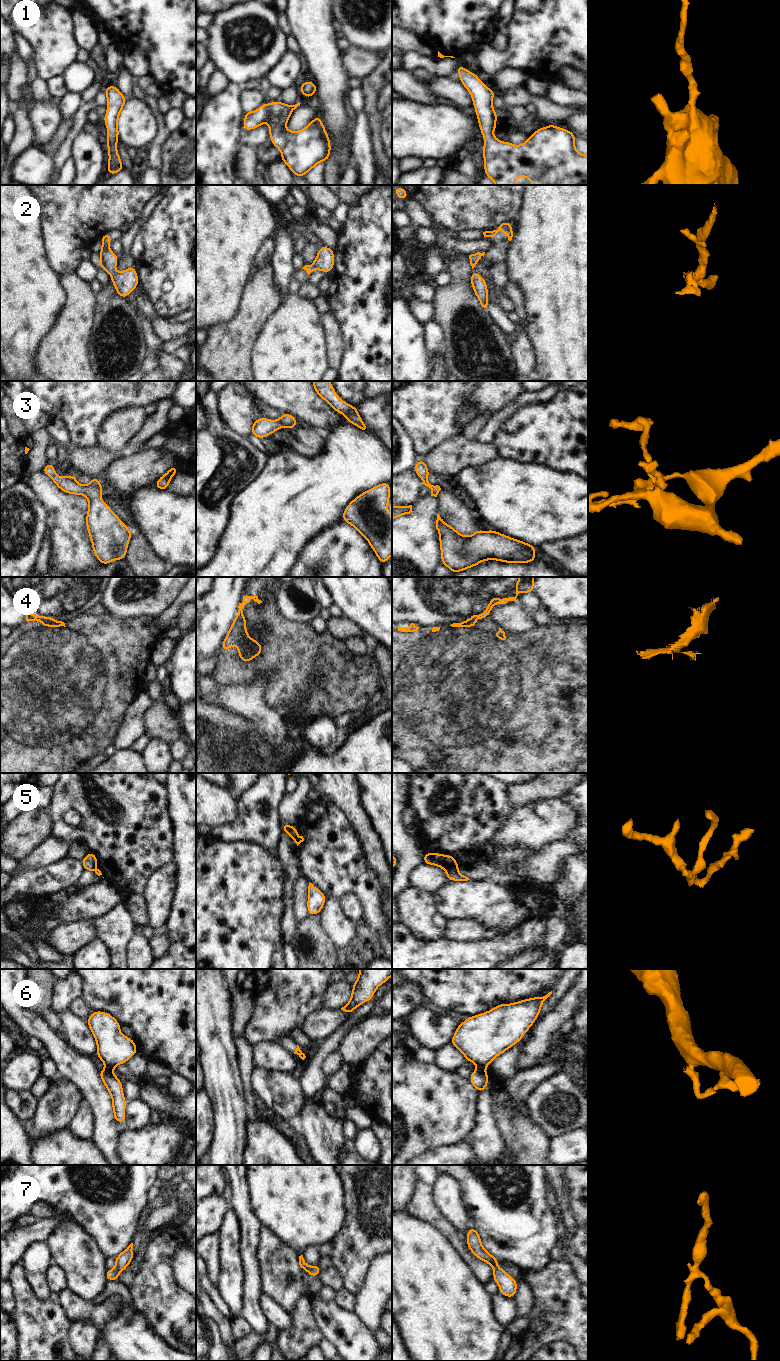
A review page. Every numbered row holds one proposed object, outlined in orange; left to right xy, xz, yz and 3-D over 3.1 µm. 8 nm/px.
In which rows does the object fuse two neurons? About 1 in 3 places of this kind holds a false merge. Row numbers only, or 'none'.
4, 5, 6

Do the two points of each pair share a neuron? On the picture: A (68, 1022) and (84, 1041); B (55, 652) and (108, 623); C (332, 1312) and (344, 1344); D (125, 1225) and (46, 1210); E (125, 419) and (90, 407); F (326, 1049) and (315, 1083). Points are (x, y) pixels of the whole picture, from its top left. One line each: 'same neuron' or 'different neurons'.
A: same neuron
B: same neuron
C: same neuron
D: different neurons
E: different neurons
F: same neuron

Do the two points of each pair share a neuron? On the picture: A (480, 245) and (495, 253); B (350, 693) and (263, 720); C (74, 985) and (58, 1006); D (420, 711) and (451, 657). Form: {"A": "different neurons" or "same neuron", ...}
{"A": "different neurons", "B": "different neurons", "C": "same neuron", "D": "same neuron"}

